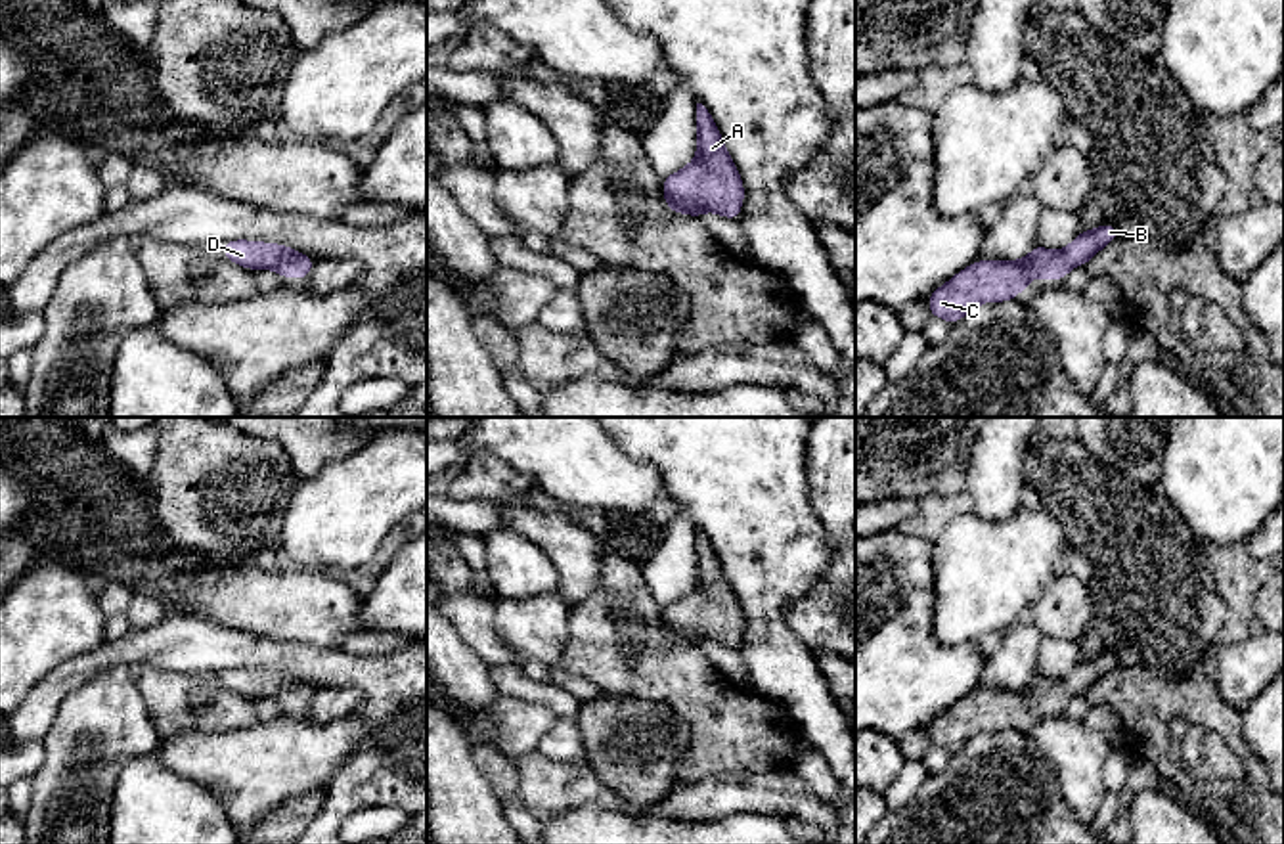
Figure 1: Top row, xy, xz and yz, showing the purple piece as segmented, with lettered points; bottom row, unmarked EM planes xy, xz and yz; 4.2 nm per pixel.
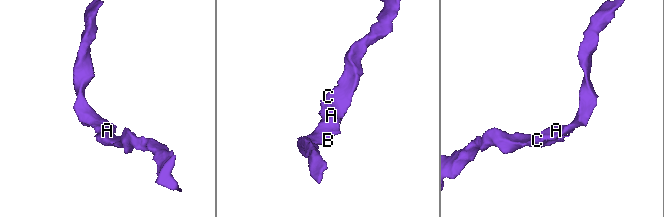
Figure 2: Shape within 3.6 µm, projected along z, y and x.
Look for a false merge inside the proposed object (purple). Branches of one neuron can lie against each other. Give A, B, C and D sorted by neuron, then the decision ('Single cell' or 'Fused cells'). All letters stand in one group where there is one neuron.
Groups: A B C D. Single cell

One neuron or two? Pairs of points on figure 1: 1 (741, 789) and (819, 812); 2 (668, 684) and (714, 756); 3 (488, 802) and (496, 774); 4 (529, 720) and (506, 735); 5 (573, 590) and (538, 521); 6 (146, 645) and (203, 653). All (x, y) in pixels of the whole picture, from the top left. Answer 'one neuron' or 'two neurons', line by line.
1: one neuron
2: one neuron
3: two neurons
4: one neuron
5: one neuron
6: one neuron

